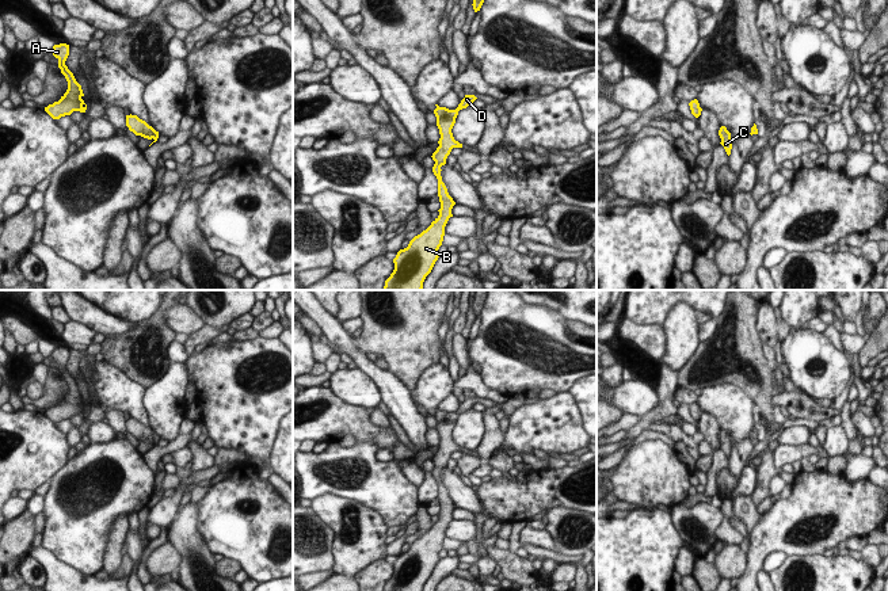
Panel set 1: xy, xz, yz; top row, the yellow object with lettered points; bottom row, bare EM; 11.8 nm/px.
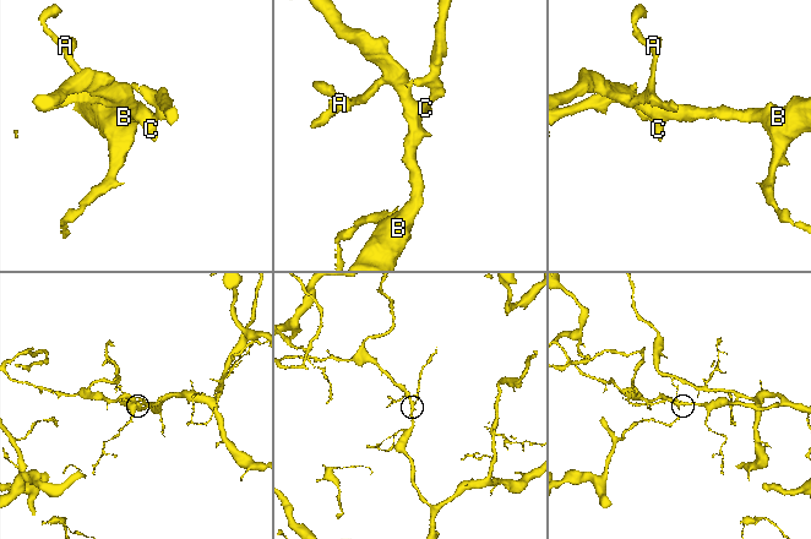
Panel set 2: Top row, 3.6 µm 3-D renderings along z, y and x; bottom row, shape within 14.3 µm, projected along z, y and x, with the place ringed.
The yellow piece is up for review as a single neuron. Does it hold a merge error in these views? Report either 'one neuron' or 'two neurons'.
two neurons

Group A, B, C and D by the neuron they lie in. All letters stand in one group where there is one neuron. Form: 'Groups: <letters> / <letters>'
Groups: A B C / D

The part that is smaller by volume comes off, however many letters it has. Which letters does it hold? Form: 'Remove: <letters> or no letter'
Remove: D

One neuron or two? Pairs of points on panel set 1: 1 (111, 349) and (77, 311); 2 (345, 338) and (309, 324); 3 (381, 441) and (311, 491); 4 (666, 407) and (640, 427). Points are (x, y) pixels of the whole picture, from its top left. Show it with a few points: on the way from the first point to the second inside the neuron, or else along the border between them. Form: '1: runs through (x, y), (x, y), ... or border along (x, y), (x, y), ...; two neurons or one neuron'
1: border along (136, 323), (130, 330), (106, 336); two neurons
2: border along (307, 315), (323, 332); two neurons
3: border along (355, 439), (373, 441), (378, 447); two neurons
4: runs through (659, 412), (647, 420); one neuron

